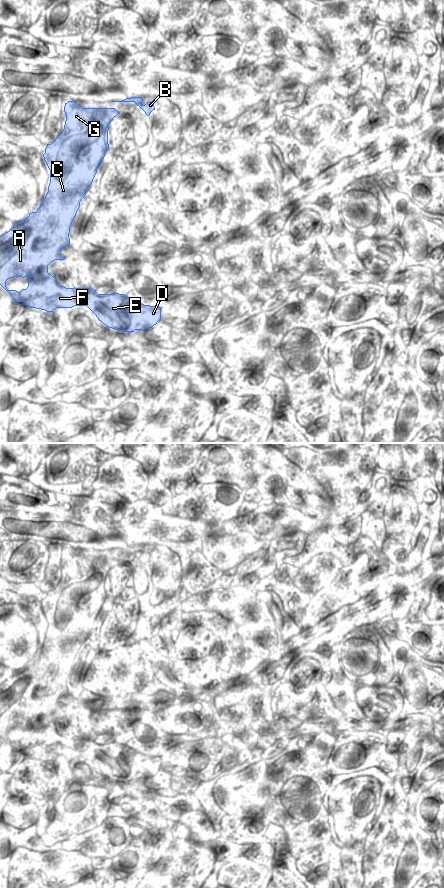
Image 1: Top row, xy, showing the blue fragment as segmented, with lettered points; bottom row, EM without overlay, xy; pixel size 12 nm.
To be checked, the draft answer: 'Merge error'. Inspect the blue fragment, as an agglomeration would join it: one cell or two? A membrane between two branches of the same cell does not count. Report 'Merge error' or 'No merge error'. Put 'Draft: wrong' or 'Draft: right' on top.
Draft: right
Merge error

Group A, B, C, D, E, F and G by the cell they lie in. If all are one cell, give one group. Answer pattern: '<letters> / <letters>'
A C D E F G / B

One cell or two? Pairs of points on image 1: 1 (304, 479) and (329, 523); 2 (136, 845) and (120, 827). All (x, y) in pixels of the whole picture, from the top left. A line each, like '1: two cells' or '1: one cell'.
1: one cell
2: two cells

